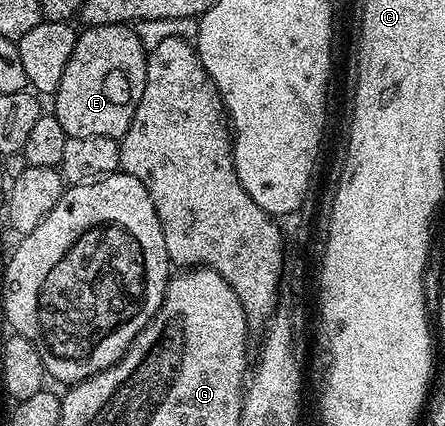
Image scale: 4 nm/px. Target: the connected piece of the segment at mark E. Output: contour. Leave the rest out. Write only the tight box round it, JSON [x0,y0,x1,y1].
[51,24,147,138]

